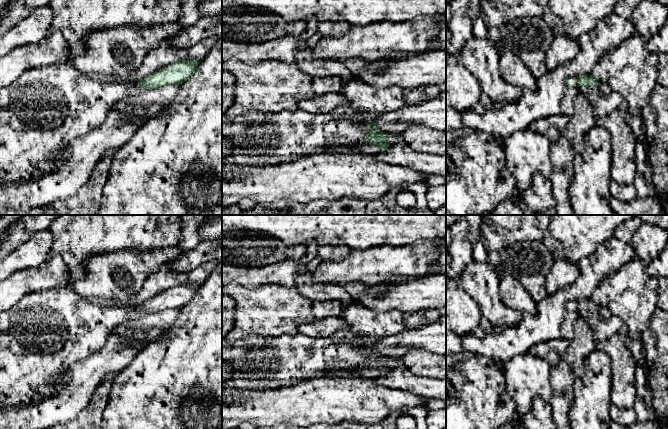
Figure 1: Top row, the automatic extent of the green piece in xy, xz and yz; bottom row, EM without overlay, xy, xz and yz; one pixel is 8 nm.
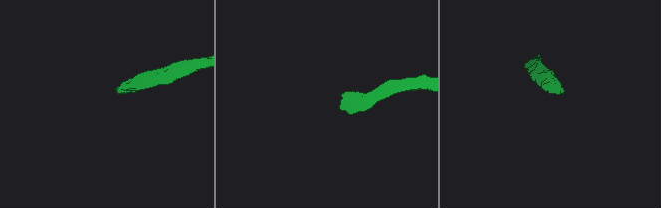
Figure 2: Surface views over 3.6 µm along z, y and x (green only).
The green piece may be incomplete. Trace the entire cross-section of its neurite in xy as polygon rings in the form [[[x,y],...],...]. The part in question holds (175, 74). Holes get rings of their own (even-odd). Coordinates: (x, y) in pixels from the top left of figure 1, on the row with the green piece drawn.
[[[182,60],[167,65],[144,79],[98,82],[74,68],[72,62],[24,72],[11,85],[0,87],[0,185],[26,182],[55,172],[69,143],[100,126],[117,102],[138,96],[142,90],[179,86],[201,61]]]

